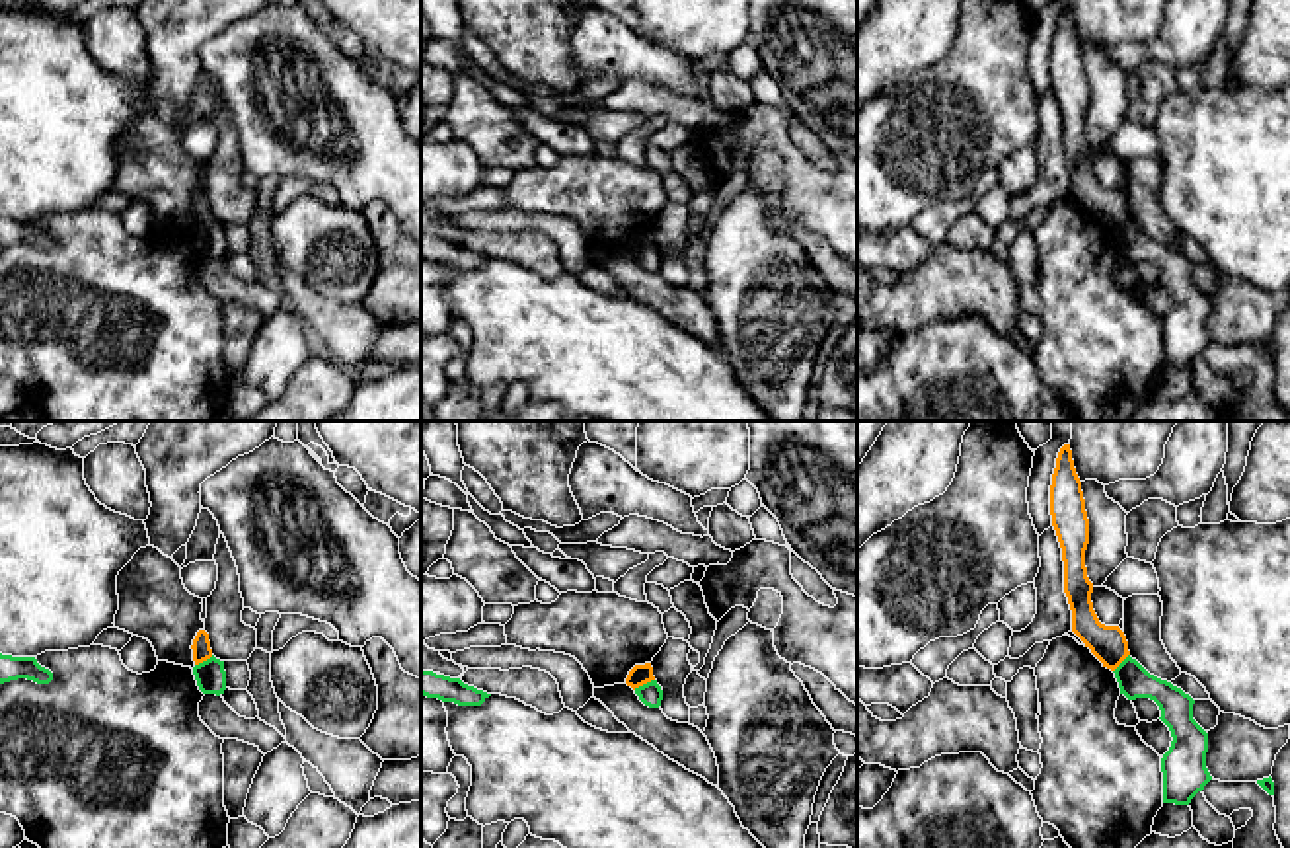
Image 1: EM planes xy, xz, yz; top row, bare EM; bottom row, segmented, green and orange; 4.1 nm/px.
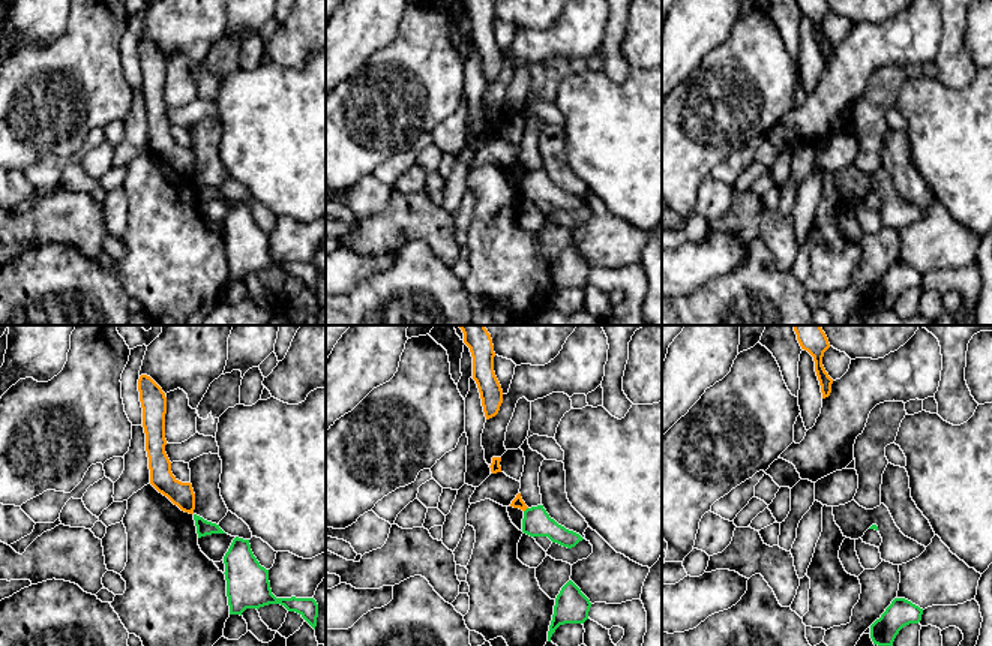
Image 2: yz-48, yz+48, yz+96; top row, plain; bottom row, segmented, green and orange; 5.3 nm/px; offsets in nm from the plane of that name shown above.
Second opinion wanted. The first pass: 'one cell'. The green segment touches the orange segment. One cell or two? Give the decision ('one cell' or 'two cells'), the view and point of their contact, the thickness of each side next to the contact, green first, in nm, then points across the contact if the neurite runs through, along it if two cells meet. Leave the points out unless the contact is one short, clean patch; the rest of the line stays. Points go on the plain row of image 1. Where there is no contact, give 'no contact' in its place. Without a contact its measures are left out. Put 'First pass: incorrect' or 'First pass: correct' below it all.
two cells; meets green in xz at (644, 248); 90 nm thick on the green side, 90 nm on the other; border along xz (653, 242), (634, 252)
First pass: incorrect

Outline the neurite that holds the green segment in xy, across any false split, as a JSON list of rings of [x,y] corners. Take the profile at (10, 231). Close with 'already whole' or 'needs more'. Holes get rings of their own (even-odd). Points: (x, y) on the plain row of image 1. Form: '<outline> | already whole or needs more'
[[[0,216],[0,248],[18,242],[49,248],[53,244],[53,236],[41,230],[35,220],[12,220]]] | already whole

